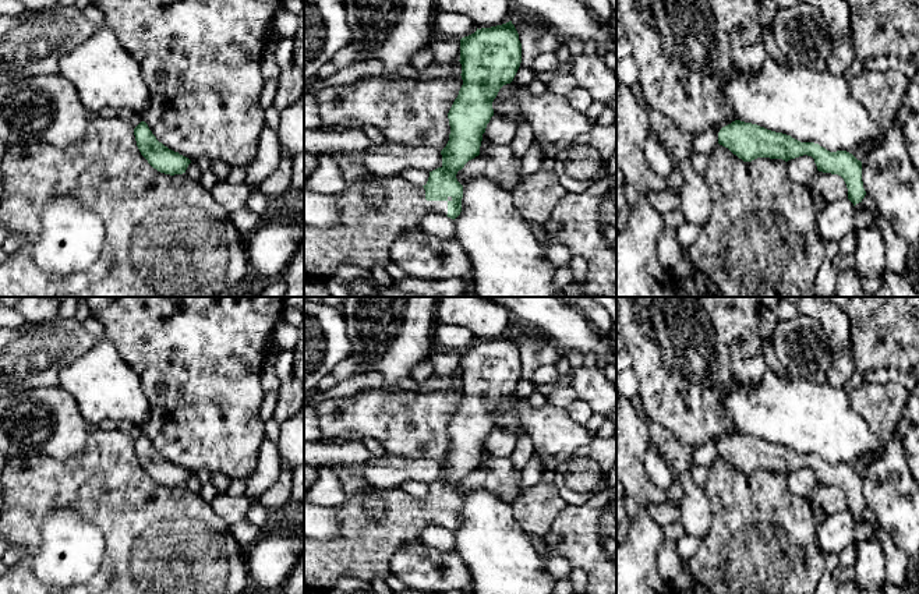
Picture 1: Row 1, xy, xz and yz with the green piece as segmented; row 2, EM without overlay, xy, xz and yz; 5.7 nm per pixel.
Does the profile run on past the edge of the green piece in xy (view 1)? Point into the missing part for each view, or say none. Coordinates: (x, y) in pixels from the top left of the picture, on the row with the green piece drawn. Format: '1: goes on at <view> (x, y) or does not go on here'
1: does not go on here

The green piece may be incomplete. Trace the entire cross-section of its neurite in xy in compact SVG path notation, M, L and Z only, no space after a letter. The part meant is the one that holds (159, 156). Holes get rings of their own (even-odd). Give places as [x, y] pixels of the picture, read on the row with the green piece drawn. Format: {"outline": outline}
{"outline": "M145 121L134 128L134 135L141 155L153 169L170 176L185 173L191 160L159 142Z"}

